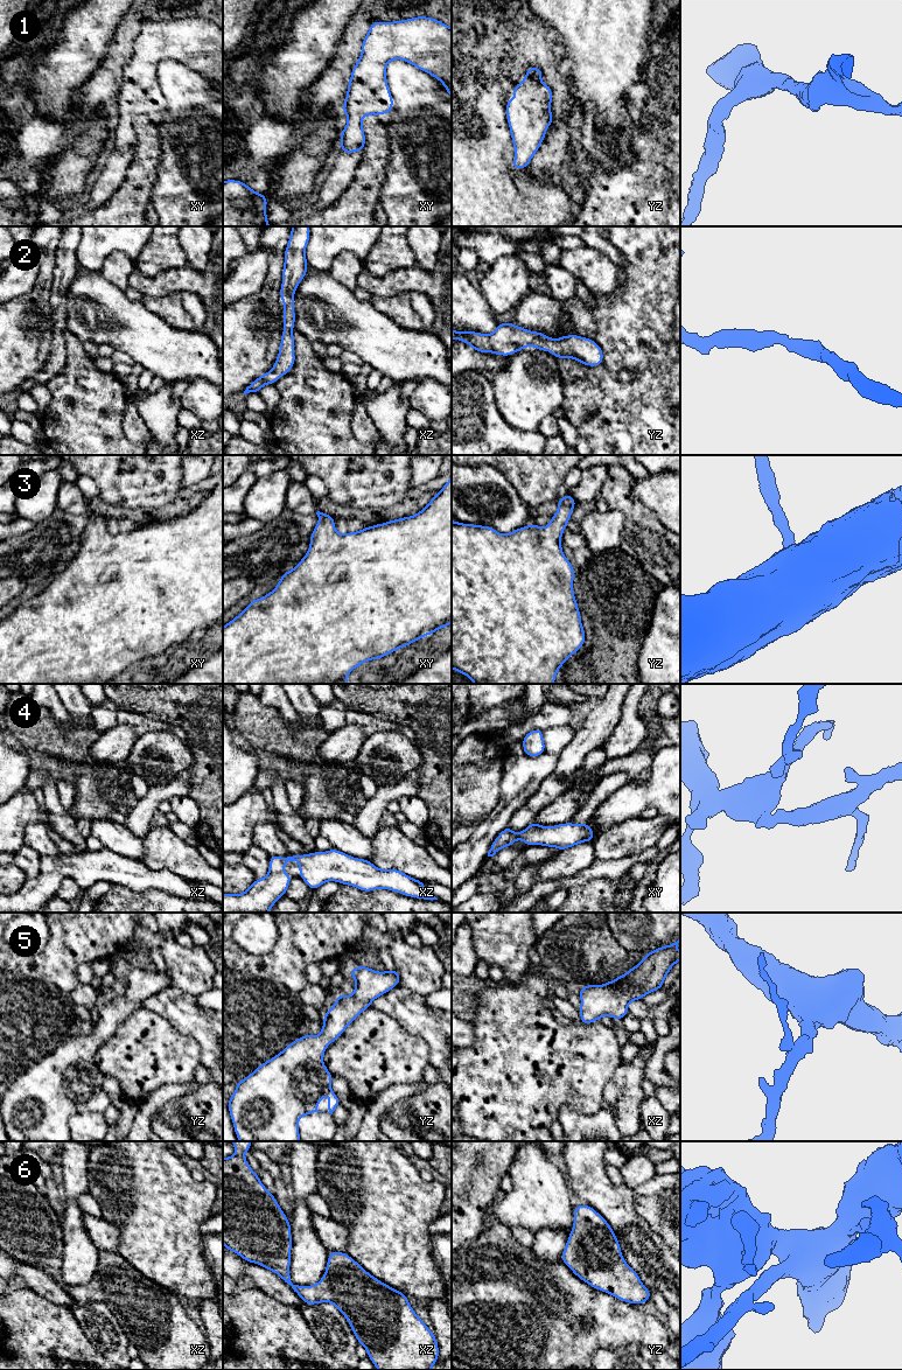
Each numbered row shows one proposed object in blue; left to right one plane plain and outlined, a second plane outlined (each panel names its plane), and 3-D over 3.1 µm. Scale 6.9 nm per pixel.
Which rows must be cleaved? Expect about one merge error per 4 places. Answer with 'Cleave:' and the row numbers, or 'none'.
Cleave: none

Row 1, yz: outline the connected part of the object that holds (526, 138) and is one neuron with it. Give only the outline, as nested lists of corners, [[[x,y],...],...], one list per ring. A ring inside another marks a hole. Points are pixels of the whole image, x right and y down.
[[[530,67],[520,84],[511,90],[519,99],[506,99],[506,119],[515,148],[513,169],[527,168],[546,137],[547,127],[554,121],[551,113],[552,88],[541,82],[541,75],[541,68]]]

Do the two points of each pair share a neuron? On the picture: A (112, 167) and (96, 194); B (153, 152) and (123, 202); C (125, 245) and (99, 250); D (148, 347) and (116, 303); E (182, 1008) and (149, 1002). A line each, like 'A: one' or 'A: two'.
A: one
B: one
C: one
D: one
E: one

